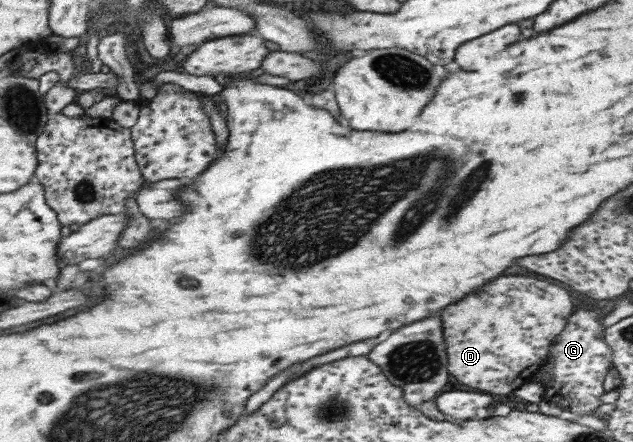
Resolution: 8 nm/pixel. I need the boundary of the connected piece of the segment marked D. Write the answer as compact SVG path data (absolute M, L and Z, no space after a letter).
M500 276L488 282L476 294L468 294L460 302L454 302L440 312L446 354L448 354L448 374L477 392L487 395L508 394L520 384L529 382L534 370L542 366L548 354L549 344L564 328L571 312L570 294L564 288L551 284L544 278Z

